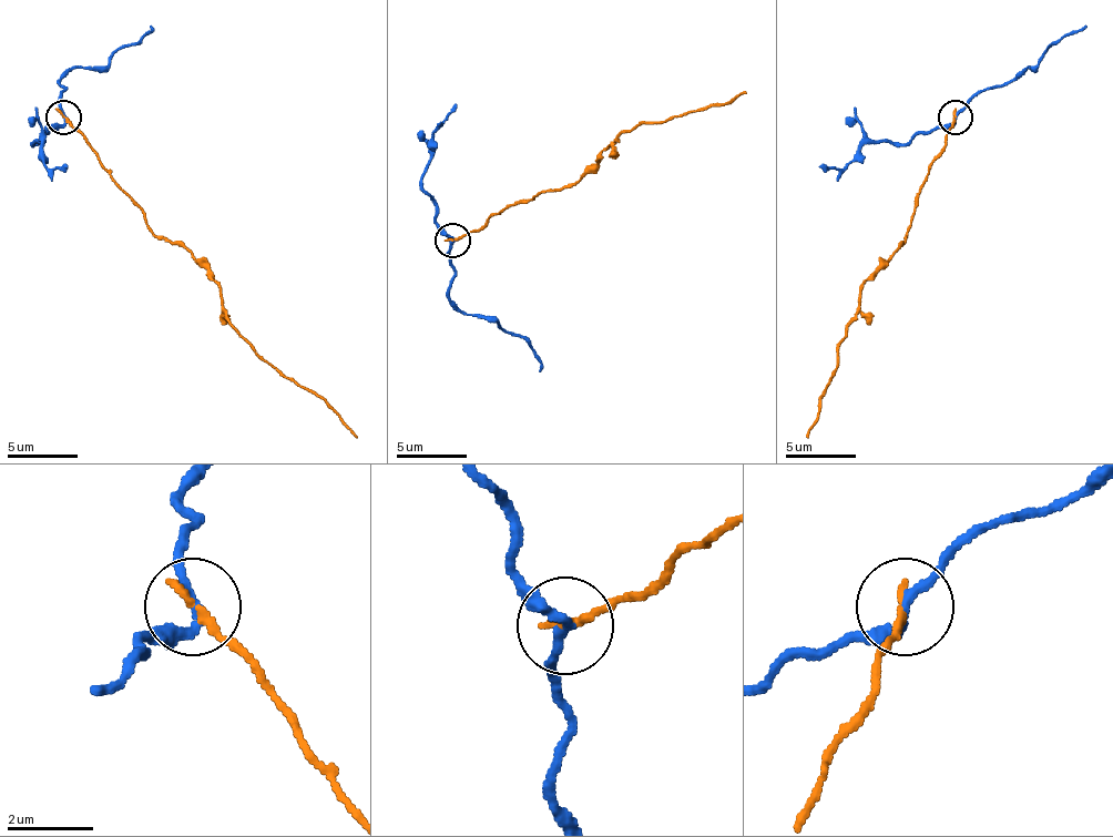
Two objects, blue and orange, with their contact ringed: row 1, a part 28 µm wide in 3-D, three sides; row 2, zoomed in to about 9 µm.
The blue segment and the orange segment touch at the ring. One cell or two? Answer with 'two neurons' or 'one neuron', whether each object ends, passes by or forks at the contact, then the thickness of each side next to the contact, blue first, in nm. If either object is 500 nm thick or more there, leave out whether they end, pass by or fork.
two neurons; blue passes by; orange ends there; 220 nm thick on the blue side, 200 nm on the other

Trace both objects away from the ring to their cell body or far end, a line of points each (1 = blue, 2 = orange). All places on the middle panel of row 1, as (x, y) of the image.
1: (453, 240), (450, 299), (461, 310), (489, 317), (518, 335), (542, 370)
2: (453, 240), (514, 204), (571, 186), (613, 143), (641, 122), (702, 112), (747, 94)

